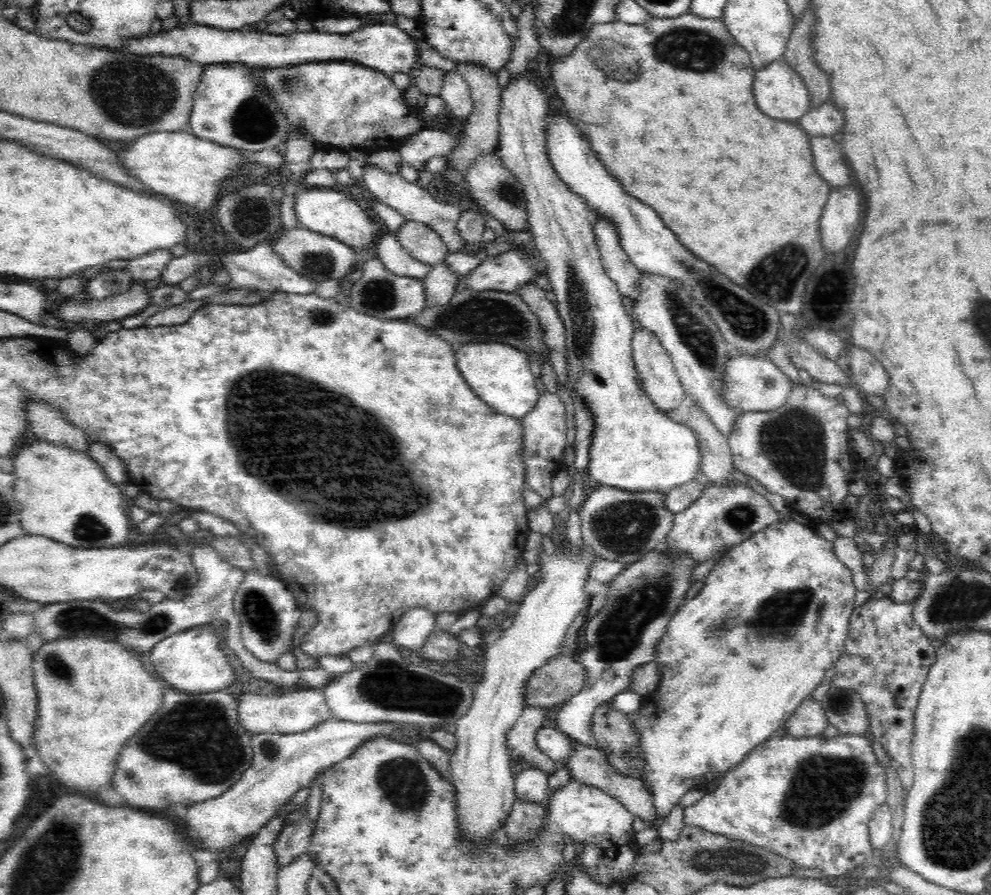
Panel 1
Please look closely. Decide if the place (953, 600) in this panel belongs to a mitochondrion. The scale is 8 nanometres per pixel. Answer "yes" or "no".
yes

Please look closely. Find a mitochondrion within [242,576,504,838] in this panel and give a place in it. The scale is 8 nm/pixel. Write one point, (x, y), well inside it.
(390, 685)

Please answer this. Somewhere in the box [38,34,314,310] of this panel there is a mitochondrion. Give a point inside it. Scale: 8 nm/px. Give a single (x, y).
(141, 93)

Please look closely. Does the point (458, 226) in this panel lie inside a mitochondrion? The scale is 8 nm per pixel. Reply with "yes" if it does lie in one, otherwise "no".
no

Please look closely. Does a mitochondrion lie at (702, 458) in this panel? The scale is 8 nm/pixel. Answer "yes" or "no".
no

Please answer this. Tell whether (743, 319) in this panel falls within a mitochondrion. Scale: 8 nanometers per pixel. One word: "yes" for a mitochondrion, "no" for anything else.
yes

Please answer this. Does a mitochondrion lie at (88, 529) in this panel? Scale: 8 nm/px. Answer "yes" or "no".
yes

